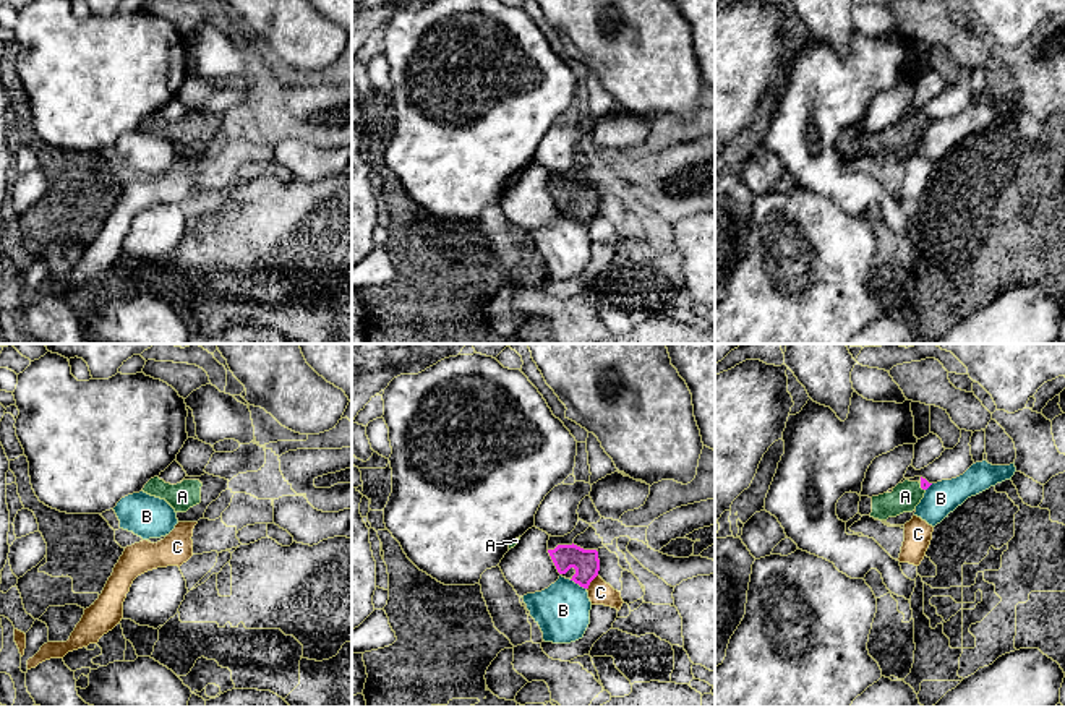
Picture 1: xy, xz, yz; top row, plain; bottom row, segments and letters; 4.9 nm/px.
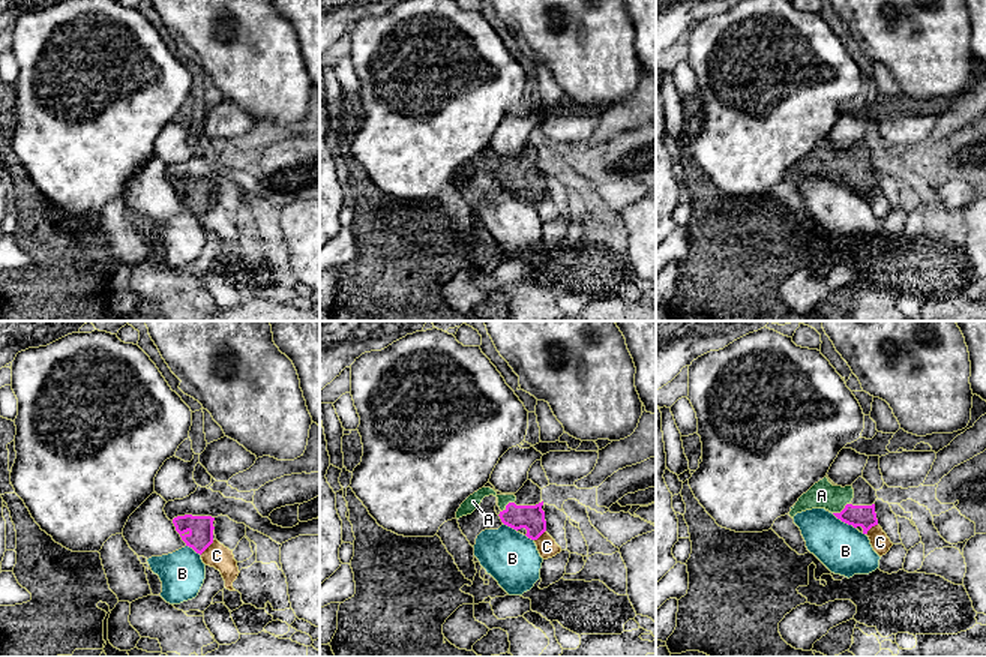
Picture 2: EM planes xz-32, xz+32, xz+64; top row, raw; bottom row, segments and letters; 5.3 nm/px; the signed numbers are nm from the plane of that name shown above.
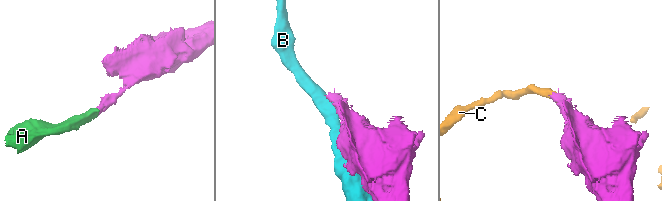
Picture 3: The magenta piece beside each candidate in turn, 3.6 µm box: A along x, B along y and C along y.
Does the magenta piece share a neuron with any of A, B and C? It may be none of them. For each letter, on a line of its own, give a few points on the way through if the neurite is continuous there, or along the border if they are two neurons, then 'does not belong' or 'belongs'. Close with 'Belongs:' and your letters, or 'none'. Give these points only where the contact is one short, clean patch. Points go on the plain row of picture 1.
A: runs through yz (924, 120), (921, 124), (905, 133); belongs
B: does not belong
C: border along xz (597, 211), (587, 226); does not belong
Belongs: A

